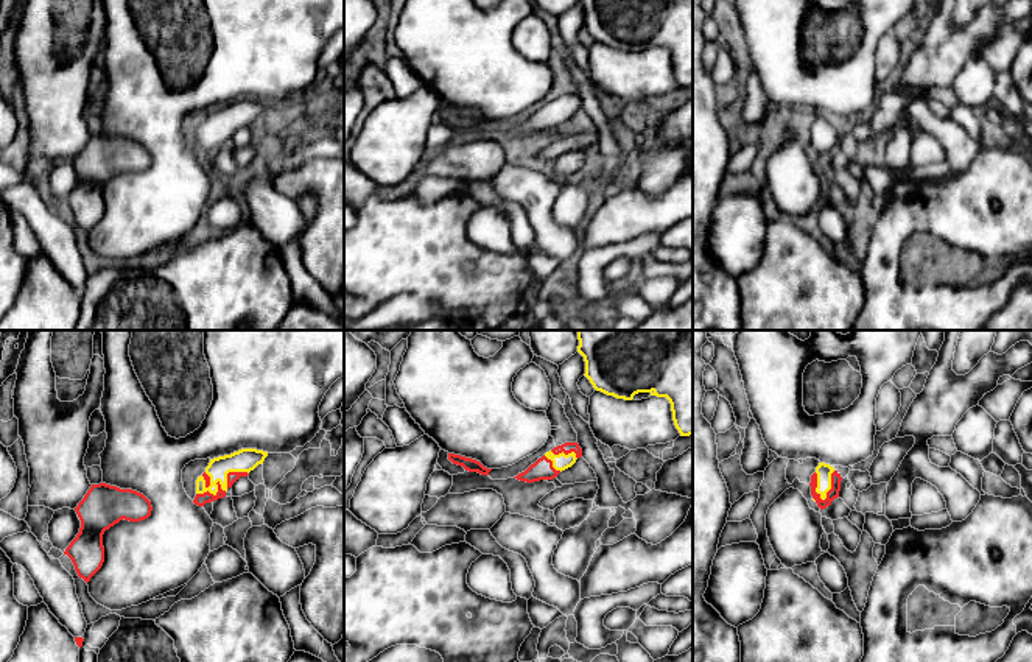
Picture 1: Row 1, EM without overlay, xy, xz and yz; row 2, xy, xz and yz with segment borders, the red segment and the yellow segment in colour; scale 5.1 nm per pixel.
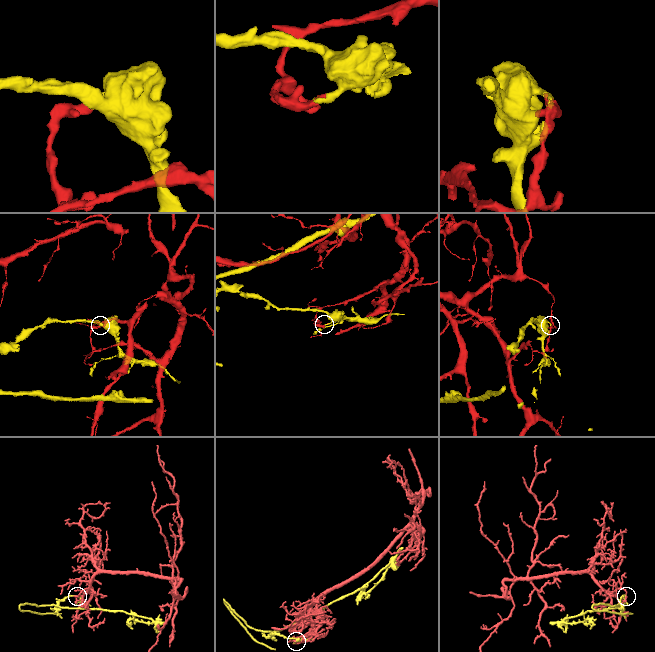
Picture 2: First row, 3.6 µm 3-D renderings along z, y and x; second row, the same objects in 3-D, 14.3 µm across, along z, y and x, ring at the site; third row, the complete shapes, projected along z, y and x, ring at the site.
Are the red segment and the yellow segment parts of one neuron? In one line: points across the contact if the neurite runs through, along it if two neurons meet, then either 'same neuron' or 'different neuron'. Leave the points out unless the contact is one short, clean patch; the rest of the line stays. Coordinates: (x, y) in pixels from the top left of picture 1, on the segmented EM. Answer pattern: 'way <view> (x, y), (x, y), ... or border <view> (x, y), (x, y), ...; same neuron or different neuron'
border xy (248, 472), (229, 472), (224, 489), (196, 494); different neuron

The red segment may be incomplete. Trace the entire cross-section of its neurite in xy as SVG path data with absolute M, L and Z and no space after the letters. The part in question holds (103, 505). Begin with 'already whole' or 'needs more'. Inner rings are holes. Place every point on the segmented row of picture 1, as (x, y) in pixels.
already whole; M106 483L92 484L75 508L81 528L65 548L78 573L86 583L104 562L103 534L120 520L140 522L151 516L151 502L132 489L120 489Z

